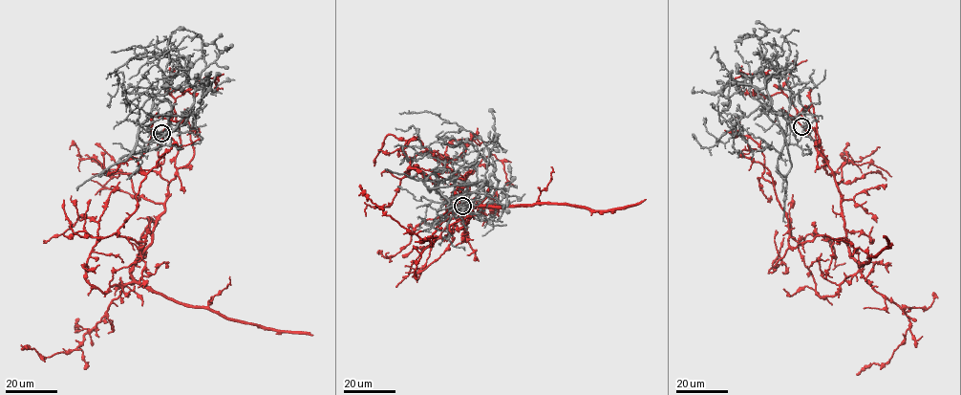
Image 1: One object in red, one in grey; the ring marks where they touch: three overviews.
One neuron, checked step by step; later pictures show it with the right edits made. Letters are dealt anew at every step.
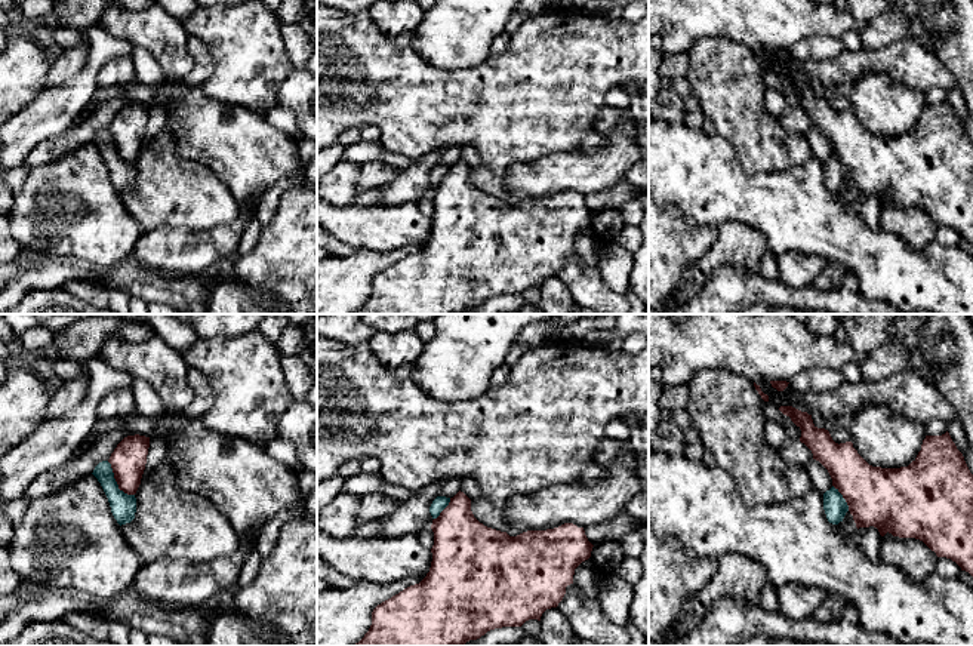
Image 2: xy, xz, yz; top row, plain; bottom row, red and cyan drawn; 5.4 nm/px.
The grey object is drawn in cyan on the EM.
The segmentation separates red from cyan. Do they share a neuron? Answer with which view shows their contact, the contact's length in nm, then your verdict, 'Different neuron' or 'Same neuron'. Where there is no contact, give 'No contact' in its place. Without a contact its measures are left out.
Touches red in xy. Shared border 240 nm. Different neuron

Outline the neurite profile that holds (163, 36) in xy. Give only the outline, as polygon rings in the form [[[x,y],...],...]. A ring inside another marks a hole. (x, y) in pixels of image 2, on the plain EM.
[[[153,4],[141,10],[110,6],[101,16],[101,28],[145,47],[161,65],[167,79],[184,79],[194,61],[188,52],[188,33],[181,19]]]

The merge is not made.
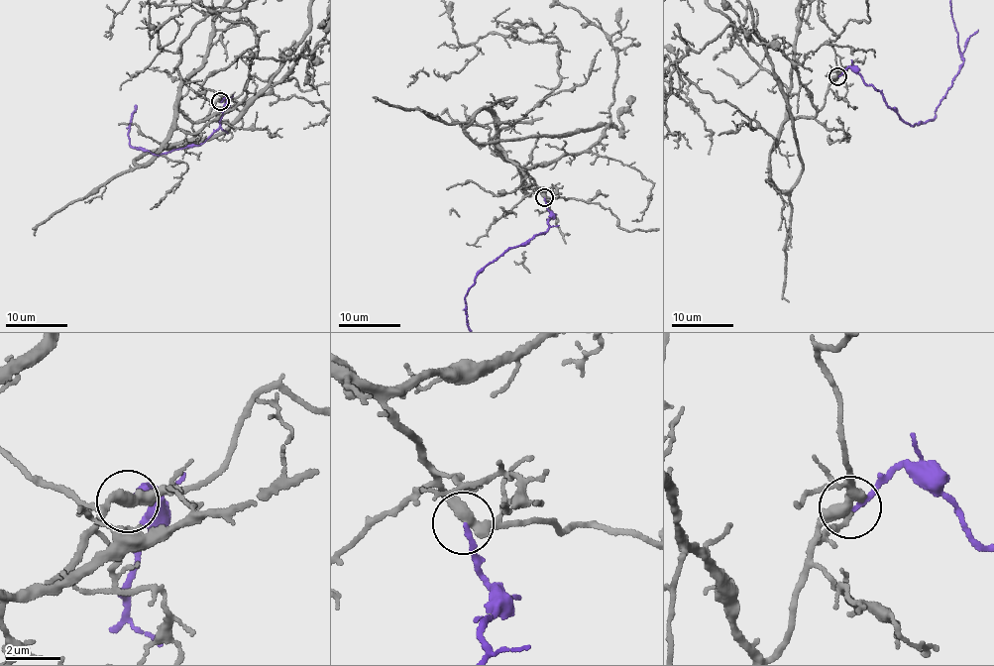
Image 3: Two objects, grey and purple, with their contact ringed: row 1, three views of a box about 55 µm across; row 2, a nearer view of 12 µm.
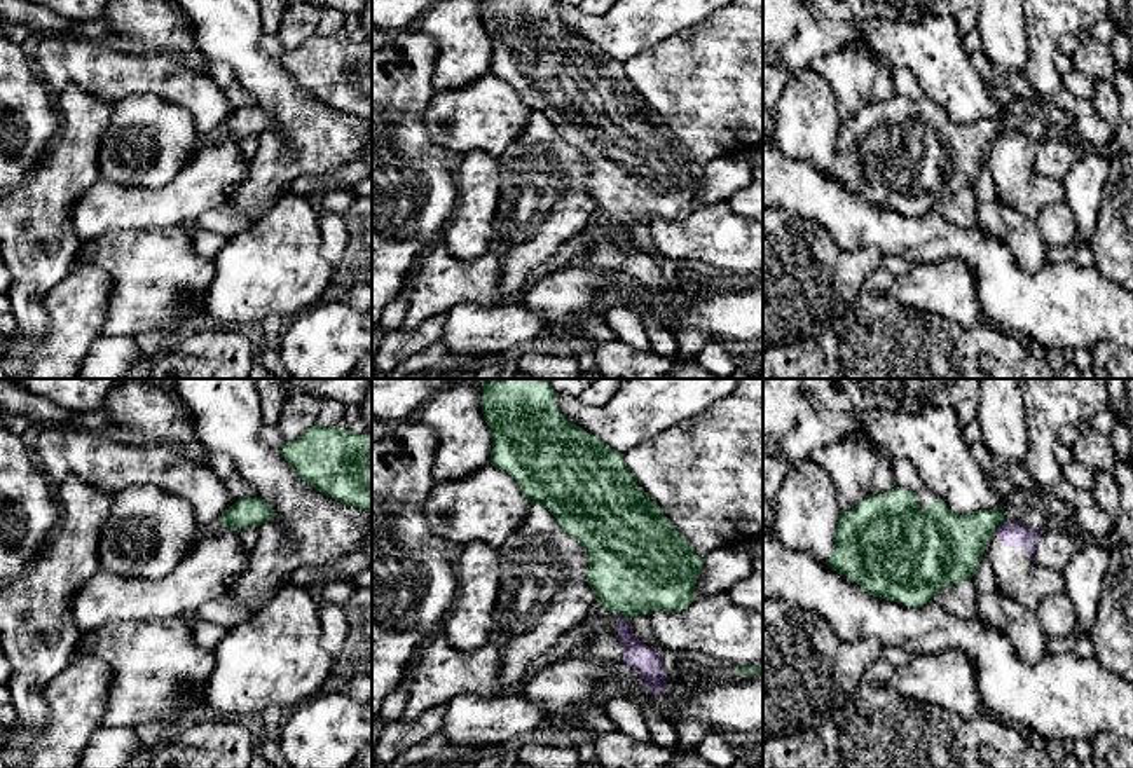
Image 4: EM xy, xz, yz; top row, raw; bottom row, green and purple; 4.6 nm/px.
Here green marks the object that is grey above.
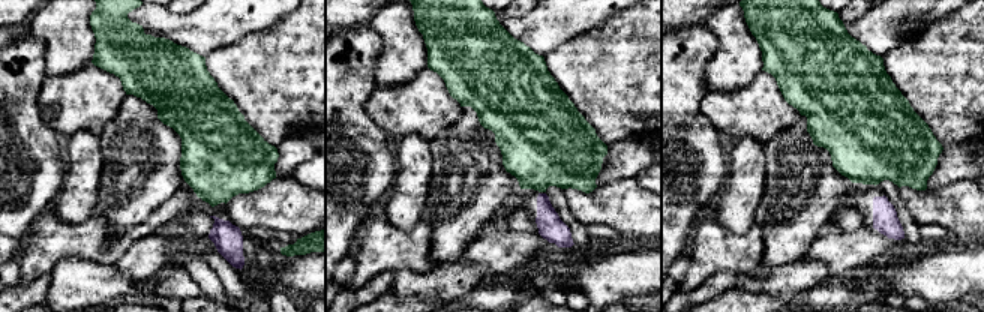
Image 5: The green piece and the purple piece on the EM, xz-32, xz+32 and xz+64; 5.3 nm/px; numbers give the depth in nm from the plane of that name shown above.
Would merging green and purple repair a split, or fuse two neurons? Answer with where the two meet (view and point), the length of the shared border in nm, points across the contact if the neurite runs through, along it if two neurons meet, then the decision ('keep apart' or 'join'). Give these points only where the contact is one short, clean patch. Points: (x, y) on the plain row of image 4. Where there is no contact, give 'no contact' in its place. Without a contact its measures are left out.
meets green in xz at (624, 224); contact 80 nm long; border along xz (617, 222), (629, 231); keep apart

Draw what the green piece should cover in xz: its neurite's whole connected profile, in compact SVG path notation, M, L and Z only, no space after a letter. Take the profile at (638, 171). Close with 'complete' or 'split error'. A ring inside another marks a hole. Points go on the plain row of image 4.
M484 0L482 23L492 45L491 73L513 86L531 113L545 115L580 150L588 166L588 195L606 220L630 230L656 218L677 222L695 209L704 168L639 96L623 63L559 21L555 0Z | complete

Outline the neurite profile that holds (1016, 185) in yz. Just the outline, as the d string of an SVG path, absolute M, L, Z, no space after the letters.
M1023 129L1002 131L985 157L997 201L1032 220L1037 220L1046 206L1065 199L1061 180L1035 171L1037 150L1044 140L1032 140Z

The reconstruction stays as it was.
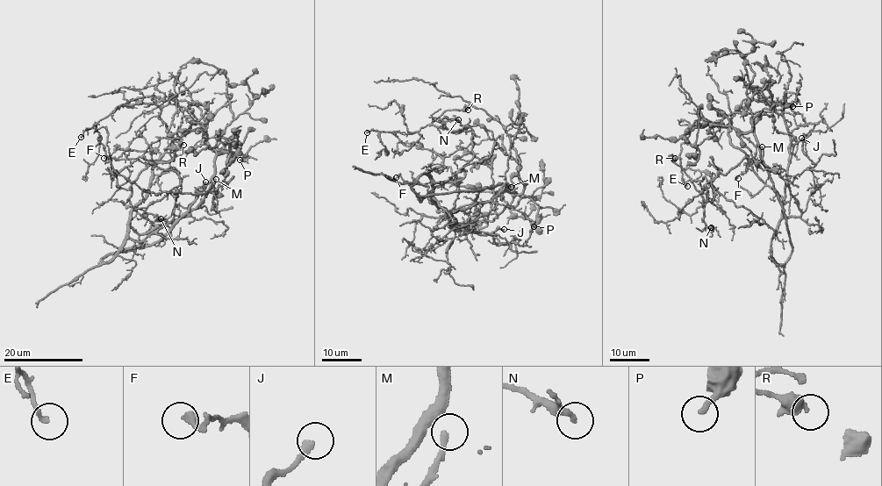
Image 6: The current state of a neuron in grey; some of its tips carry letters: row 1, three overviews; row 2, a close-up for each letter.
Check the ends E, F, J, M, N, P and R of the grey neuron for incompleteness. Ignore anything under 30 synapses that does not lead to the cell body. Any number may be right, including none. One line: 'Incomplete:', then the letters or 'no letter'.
Incomplete: P

